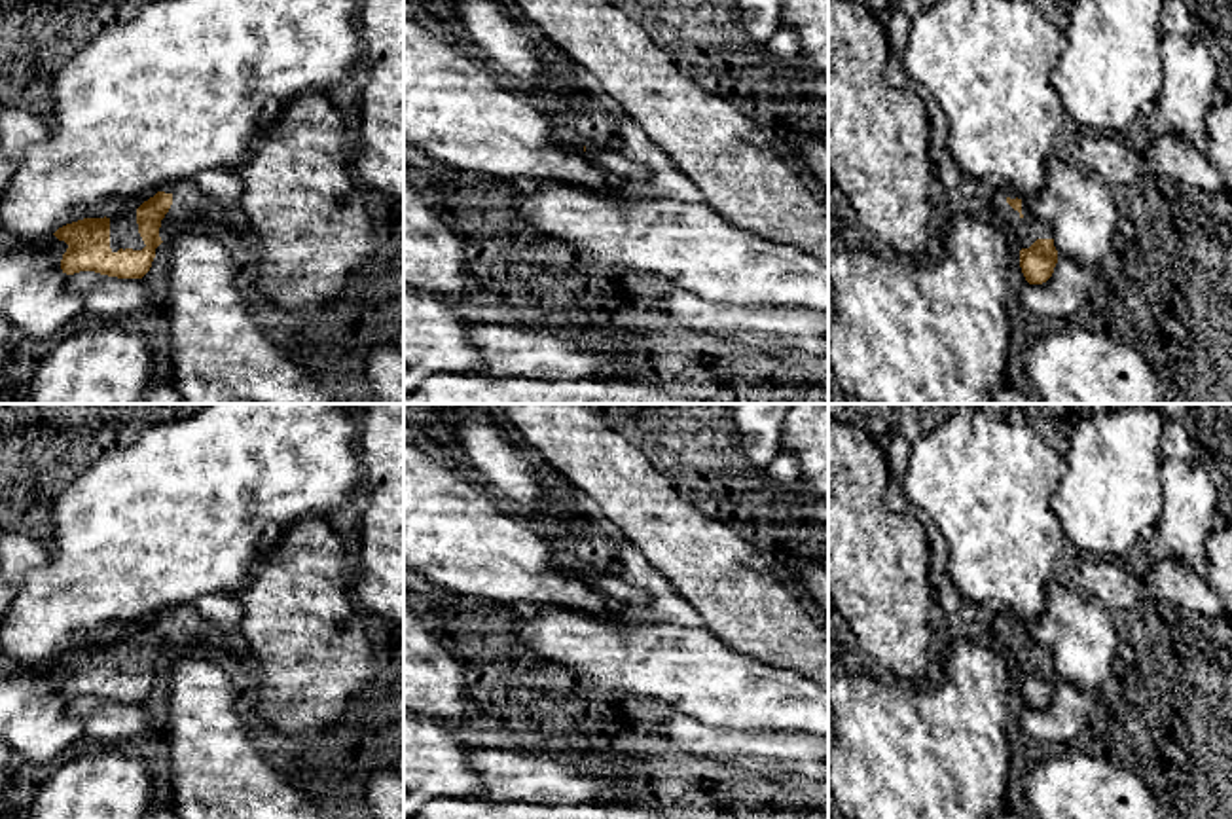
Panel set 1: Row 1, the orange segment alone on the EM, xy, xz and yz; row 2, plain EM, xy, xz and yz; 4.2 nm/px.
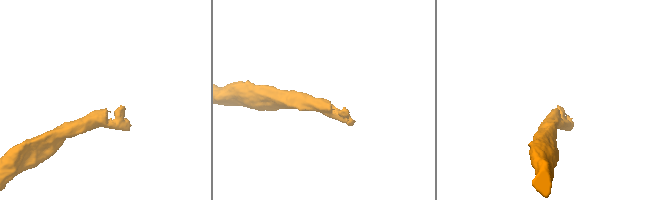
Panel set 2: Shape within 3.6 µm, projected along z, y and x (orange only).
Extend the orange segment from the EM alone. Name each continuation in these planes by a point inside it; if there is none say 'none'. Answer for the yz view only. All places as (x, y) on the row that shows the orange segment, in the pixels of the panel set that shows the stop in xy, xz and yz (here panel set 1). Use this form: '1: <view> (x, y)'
1: yz (1026, 230)

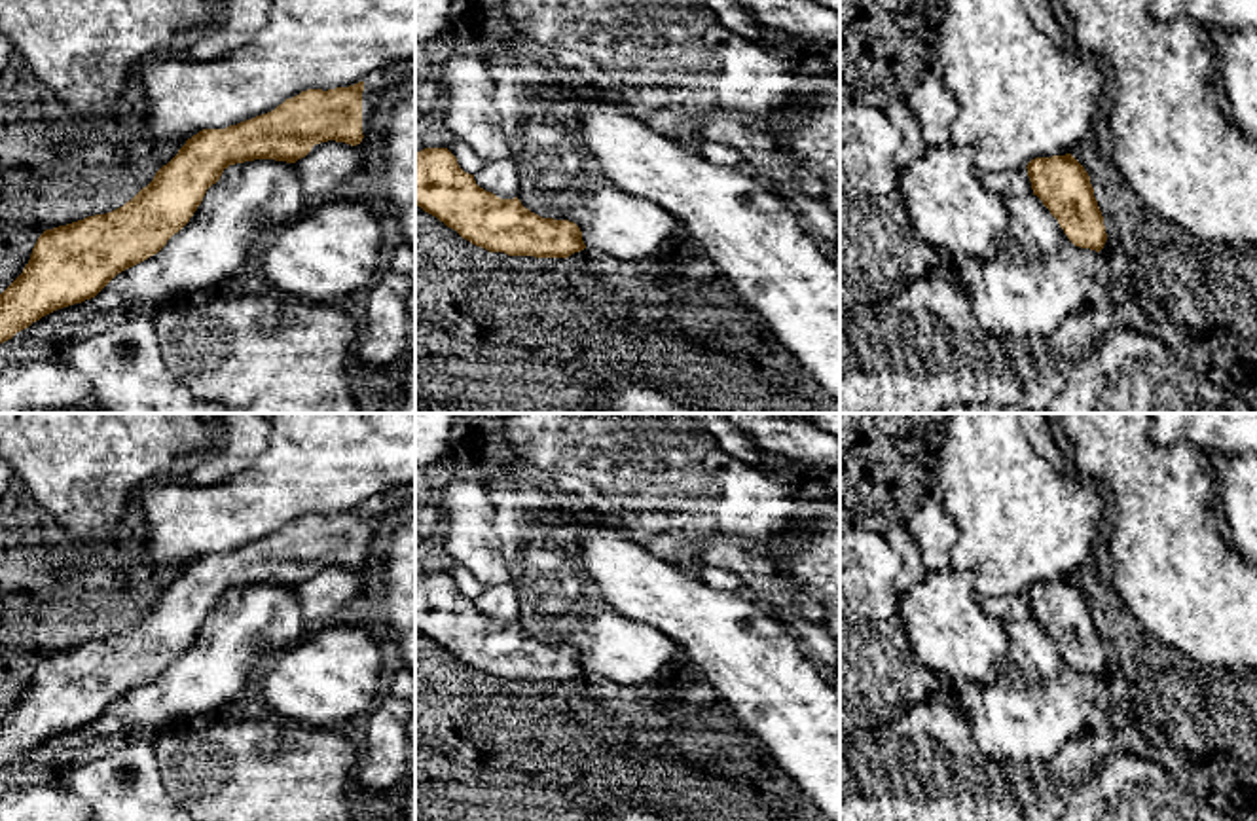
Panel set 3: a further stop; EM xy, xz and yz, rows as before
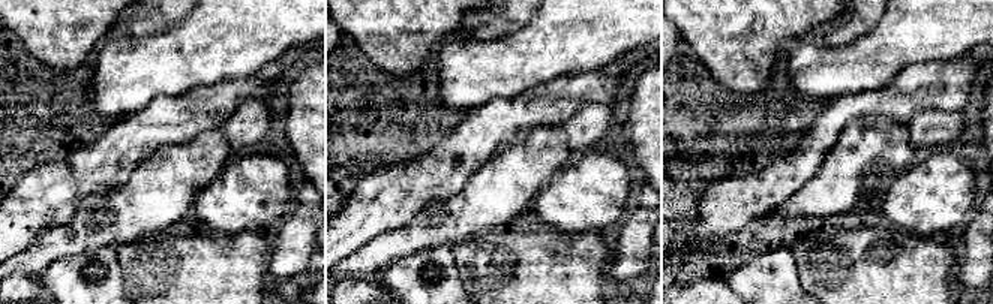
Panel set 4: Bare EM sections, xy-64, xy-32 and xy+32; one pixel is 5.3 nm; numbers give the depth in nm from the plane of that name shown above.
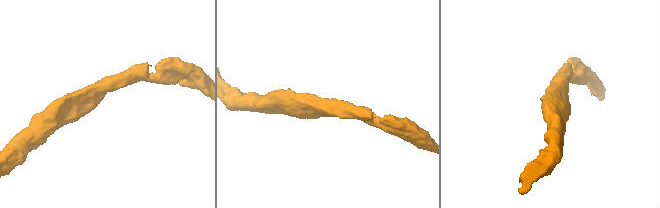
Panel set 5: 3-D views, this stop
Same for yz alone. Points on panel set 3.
none

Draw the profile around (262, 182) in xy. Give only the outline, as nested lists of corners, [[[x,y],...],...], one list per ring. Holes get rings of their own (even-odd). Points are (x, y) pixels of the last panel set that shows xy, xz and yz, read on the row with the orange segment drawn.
[[[254,159],[229,165],[220,180],[207,190],[190,222],[157,254],[118,273],[95,298],[57,309],[32,322],[17,343],[55,343],[63,339],[66,330],[89,324],[118,309],[150,307],[159,311],[182,296],[193,296],[243,275],[250,269],[262,245],[282,224],[307,212],[311,205],[313,201],[301,192],[294,163]]]

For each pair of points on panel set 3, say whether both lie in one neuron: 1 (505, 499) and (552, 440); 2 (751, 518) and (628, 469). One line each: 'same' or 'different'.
1: same
2: same

